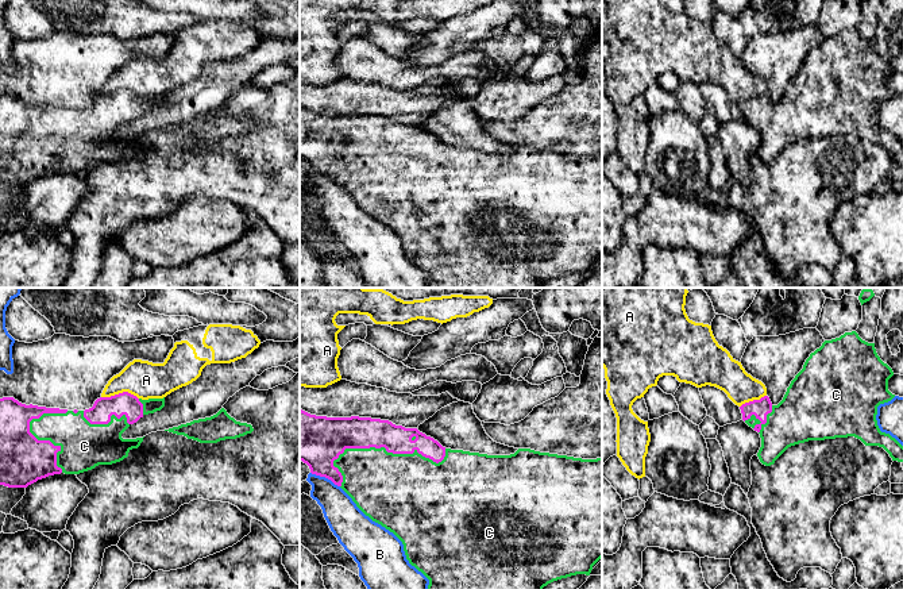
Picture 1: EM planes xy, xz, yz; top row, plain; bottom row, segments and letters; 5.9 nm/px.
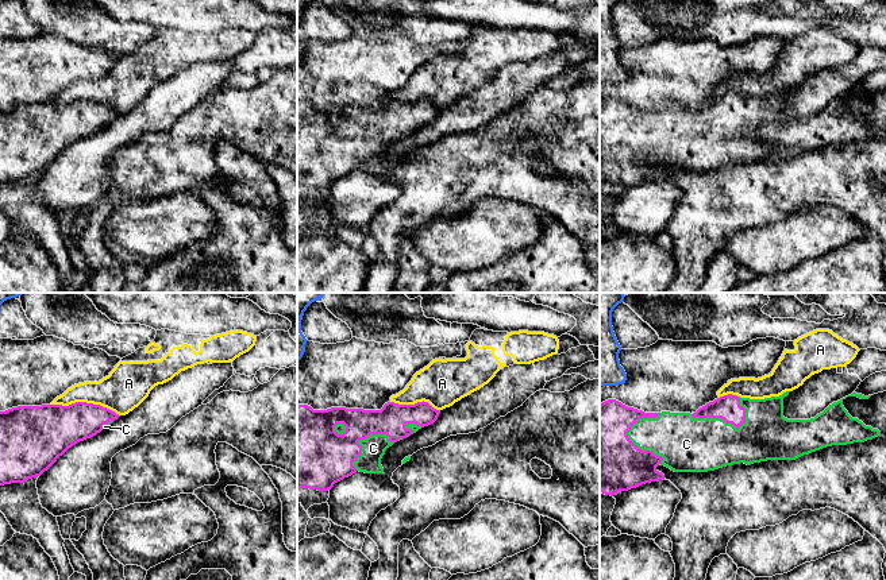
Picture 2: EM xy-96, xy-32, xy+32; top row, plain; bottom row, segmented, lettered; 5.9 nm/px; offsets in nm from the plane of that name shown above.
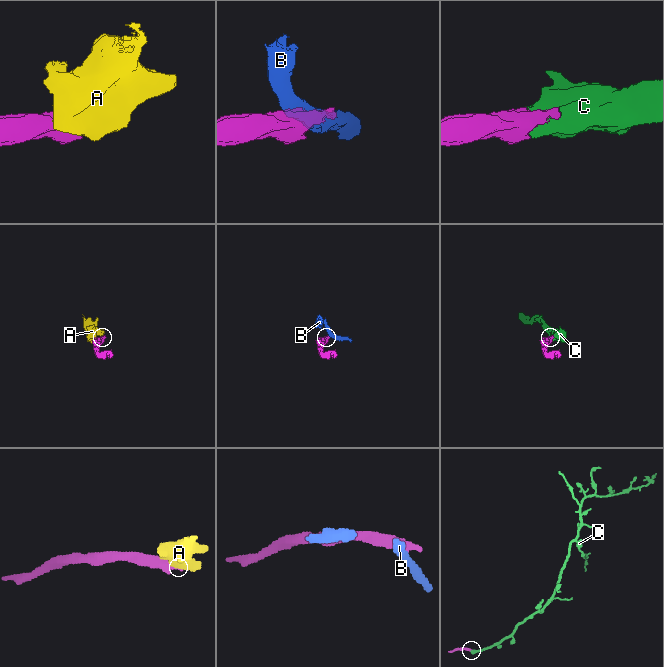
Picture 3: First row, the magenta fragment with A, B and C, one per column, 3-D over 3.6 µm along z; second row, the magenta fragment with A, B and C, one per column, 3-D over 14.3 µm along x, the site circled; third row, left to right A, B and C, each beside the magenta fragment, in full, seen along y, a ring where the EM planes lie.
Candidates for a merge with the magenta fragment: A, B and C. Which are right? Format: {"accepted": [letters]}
{"accepted": ["C"]}

